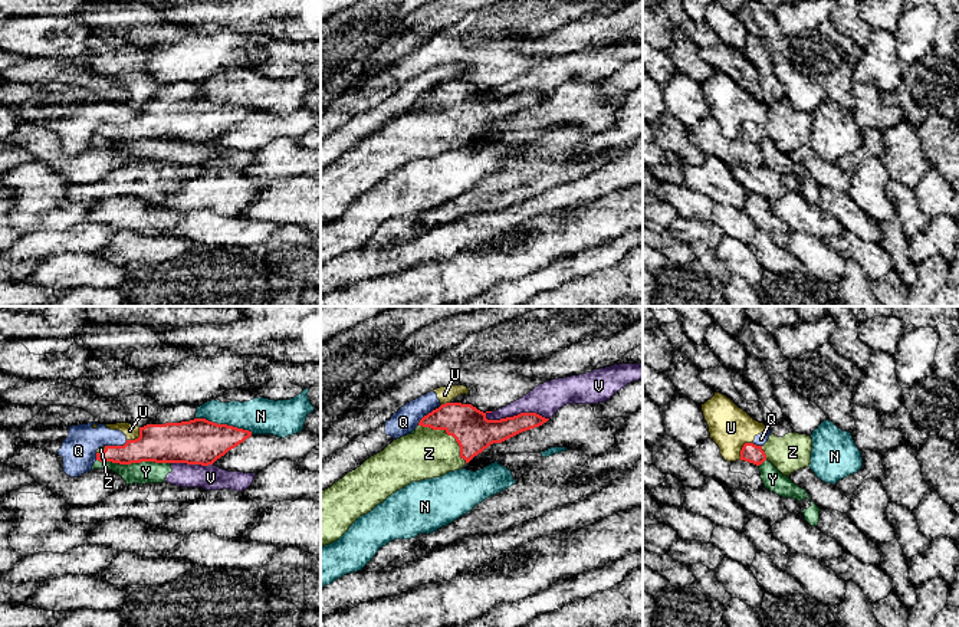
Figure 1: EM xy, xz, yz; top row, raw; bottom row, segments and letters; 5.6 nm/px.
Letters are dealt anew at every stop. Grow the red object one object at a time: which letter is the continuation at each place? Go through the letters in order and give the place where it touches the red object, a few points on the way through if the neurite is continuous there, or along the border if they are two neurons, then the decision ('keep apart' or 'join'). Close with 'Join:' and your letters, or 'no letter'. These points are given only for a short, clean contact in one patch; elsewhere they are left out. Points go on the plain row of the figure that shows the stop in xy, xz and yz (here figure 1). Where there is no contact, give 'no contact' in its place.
N: contact xy (225, 102); keep apart
Q: contact xy (115, 124); border xy (127, 118), (122, 122), (105, 124); keep apart
U: contact yz (742, 125); keep apart
V: contact xz (515, 94); keep apart
Y: contact xy (134, 140); border xy (97, 137), (120, 141), (170, 141); keep apart
Z: contact xz (449, 112); way xz (473, 110), (449, 112), (429, 131); join
Join: Z

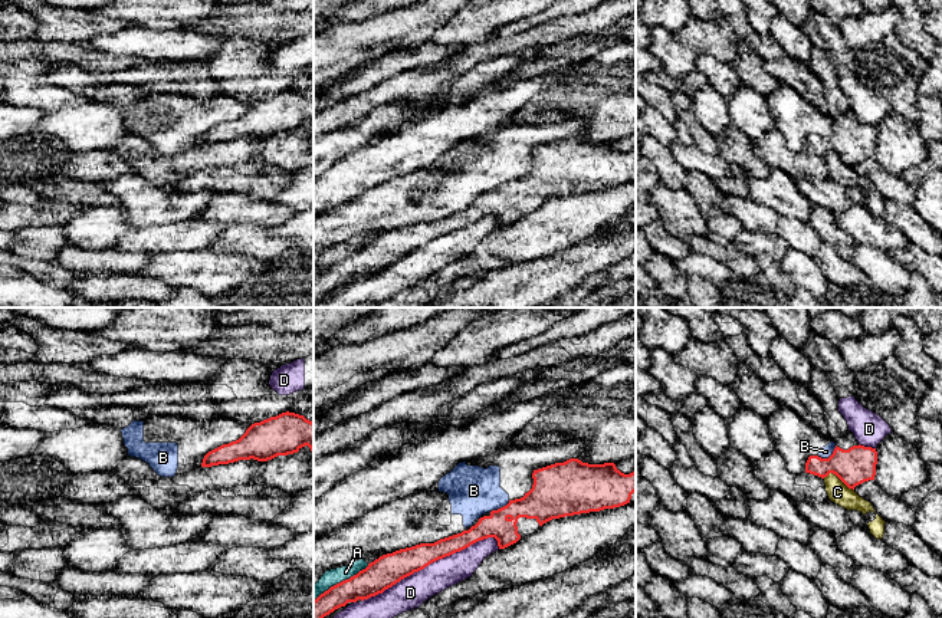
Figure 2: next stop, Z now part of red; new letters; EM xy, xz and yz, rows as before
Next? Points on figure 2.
A: contact xz (343, 259); keep apart
B: contact yz (829, 135); border yz (836, 124), (827, 135), (817, 134); keep apart
C: contact yz (839, 155); keep apart
D: contact xz (429, 242); keep apart
Join: no letter

